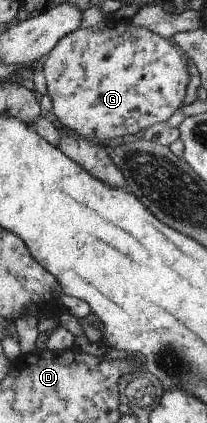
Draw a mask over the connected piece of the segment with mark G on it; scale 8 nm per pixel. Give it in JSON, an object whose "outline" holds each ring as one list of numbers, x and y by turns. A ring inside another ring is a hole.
{"outline":[[106,19,96,27,67,33,48,52,48,57,41,66,52,113,60,125,94,143,109,145,123,138,133,138,150,125,166,121,181,107,190,79,188,65,182,56,174,45,158,33,134,27,127,20]]}

